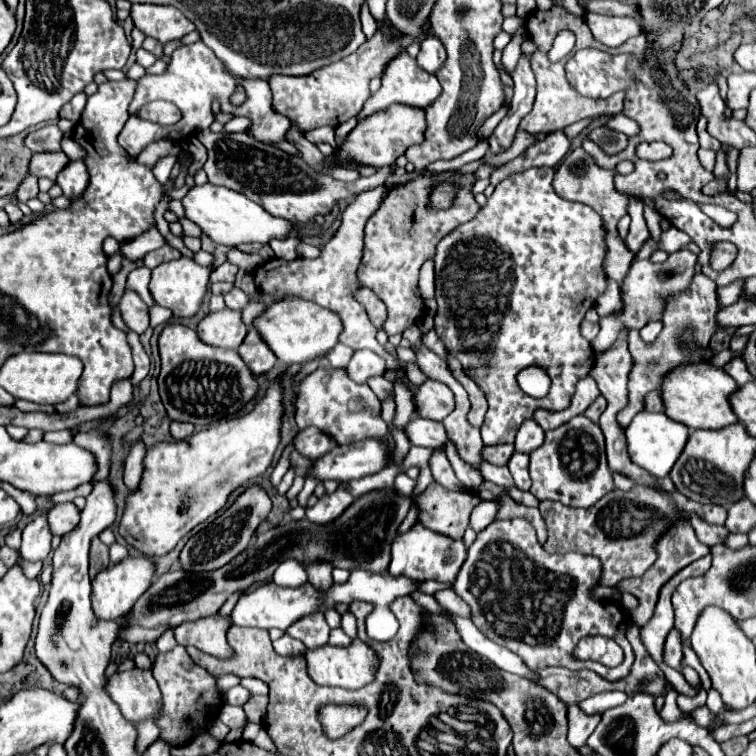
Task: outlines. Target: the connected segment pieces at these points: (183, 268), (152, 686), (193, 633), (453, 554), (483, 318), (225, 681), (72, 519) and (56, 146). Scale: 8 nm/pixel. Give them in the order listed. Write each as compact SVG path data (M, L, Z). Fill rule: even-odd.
M178 258L178 260L170 260L164 262L160 266L156 266L152 270L152 280L150 280L150 292L156 300L156 304L166 306L174 312L176 318L186 318L186 316L194 316L202 304L202 298L206 294L208 288L208 276L210 270L204 266L198 266L194 260L190 258Z
M134 668L128 672L116 672L108 678L108 692L128 722L138 724L156 716L160 688L152 676L152 670Z
M210 616L196 622L184 622L176 628L176 640L182 646L196 646L212 656L228 658L232 656L232 648L226 642L226 630L230 628L230 620L220 616Z
M416 522L408 532L402 532L394 538L390 574L408 576L412 580L436 580L444 584L454 584L456 572L460 572L460 564L464 564L466 554L468 554L468 548L464 540L452 540L450 536L438 534L422 526L422 522Z
M528 168L504 178L476 218L460 224L436 246L438 310L434 314L434 330L488 400L488 412L482 424L484 444L514 442L520 424L532 418L538 406L552 412L566 408L576 382L594 364L594 350L580 336L580 322L586 310L594 306L598 294L606 290L606 272L602 266L606 250L604 226L592 208L560 198L552 188L552 178L554 168ZM526 366L540 366L548 372L552 386L544 398L532 398L518 386L516 374Z
M228 674L228 676L218 678L216 682L218 682L218 684L216 684L216 686L218 686L218 692L220 692L220 694L226 694L232 686L240 684L240 678L238 678L238 676L234 676L234 674Z
M68 502L68 504L56 504L48 512L50 530L56 536L64 536L66 532L72 532L72 528L76 528L78 522L80 522L80 510L72 502Z
M48 124L40 130L34 130L26 136L26 146L32 152L52 152L52 150L60 150L60 140L62 140L62 132L56 124Z

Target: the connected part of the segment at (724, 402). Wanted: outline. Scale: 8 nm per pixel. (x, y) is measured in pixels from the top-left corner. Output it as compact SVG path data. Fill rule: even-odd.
M708 362L682 366L672 370L662 386L662 396L666 404L666 416L676 422L688 424L690 430L720 430L730 424L736 424L738 418L730 406L730 394L738 390L738 384L722 368L714 368Z

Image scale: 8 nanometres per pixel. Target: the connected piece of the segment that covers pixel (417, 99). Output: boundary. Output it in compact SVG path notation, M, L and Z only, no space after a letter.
M400 50L398 56L394 56L390 62L388 62L388 68L384 70L382 74L382 86L376 94L372 94L366 102L364 102L364 108L360 112L358 122L364 120L366 116L372 116L384 108L388 108L390 104L394 102L402 102L402 104L408 104L408 106L416 106L416 108L426 108L428 104L432 104L436 98L440 96L440 82L436 80L434 74L428 74L424 70L420 70L420 66L416 64L416 60L412 56L408 56L406 50Z

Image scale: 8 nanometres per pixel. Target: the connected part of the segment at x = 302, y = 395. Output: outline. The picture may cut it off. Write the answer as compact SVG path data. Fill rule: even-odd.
M328 366L316 368L312 374L308 374L300 382L298 398L296 398L296 424L298 424L300 430L304 426L316 426L322 432L330 434L338 444L352 444L352 442L360 442L360 440L366 440L366 438L384 438L388 434L386 422L380 418L380 400L370 390L370 386L352 382L344 368L328 370Z

